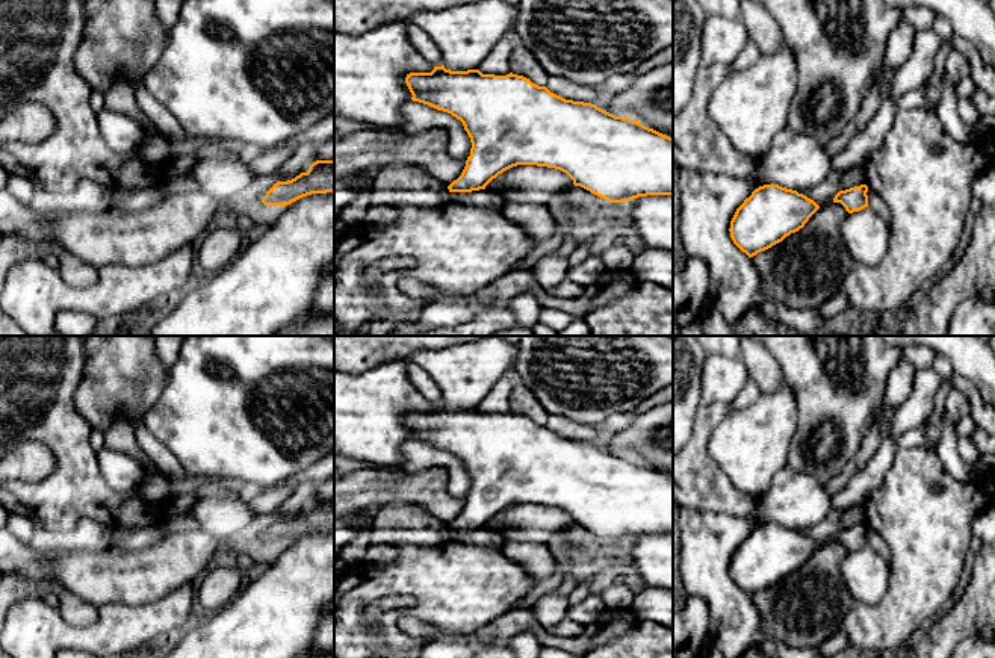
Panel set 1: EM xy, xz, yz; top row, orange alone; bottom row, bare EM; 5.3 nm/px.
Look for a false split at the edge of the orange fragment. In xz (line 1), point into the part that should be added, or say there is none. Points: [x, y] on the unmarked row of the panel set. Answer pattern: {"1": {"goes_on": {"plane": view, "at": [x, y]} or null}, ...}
{"1": {"goes_on": null}}

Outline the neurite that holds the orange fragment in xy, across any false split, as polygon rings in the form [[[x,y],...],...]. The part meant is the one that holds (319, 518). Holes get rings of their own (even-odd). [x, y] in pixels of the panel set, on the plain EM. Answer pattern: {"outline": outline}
{"outline": [[[334,498],[316,499],[307,511],[287,520],[277,520],[262,537],[262,542],[284,546],[302,535],[327,531],[334,531]]]}

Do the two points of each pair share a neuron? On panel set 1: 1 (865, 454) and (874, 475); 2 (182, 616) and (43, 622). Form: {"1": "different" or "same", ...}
{"1": "different", "2": "same"}

